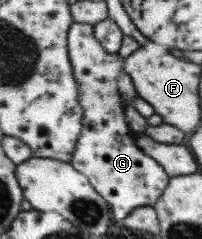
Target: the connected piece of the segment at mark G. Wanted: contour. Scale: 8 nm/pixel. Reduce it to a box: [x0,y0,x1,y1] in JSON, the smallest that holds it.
[68,21,171,221]

